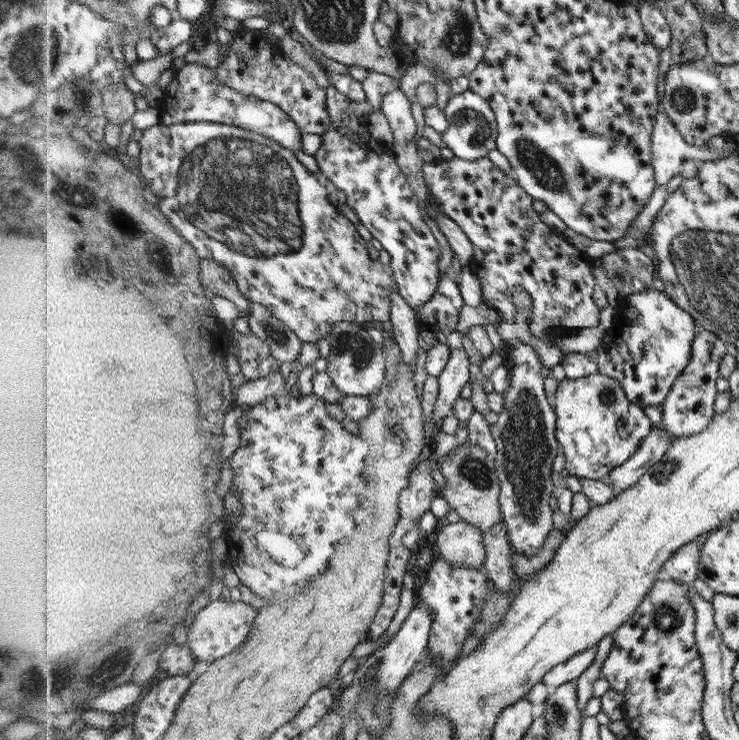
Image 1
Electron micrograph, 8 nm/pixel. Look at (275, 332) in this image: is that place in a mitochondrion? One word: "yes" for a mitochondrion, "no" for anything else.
yes

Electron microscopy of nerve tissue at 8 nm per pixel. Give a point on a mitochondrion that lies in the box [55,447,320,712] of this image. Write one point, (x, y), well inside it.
(109, 462)

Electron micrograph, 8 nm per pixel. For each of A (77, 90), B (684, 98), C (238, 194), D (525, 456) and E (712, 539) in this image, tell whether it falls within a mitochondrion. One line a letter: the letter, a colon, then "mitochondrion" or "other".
A: mitochondrion
B: mitochondrion
C: mitochondrion
D: mitochondrion
E: other

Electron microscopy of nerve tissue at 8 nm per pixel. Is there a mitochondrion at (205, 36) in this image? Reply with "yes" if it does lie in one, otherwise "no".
no

